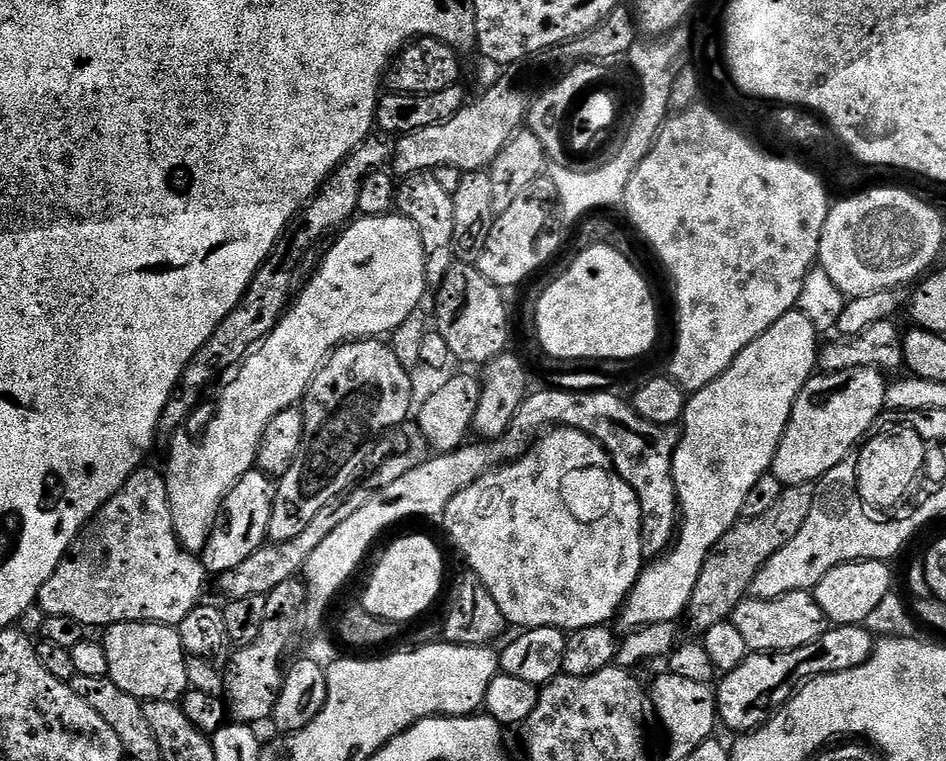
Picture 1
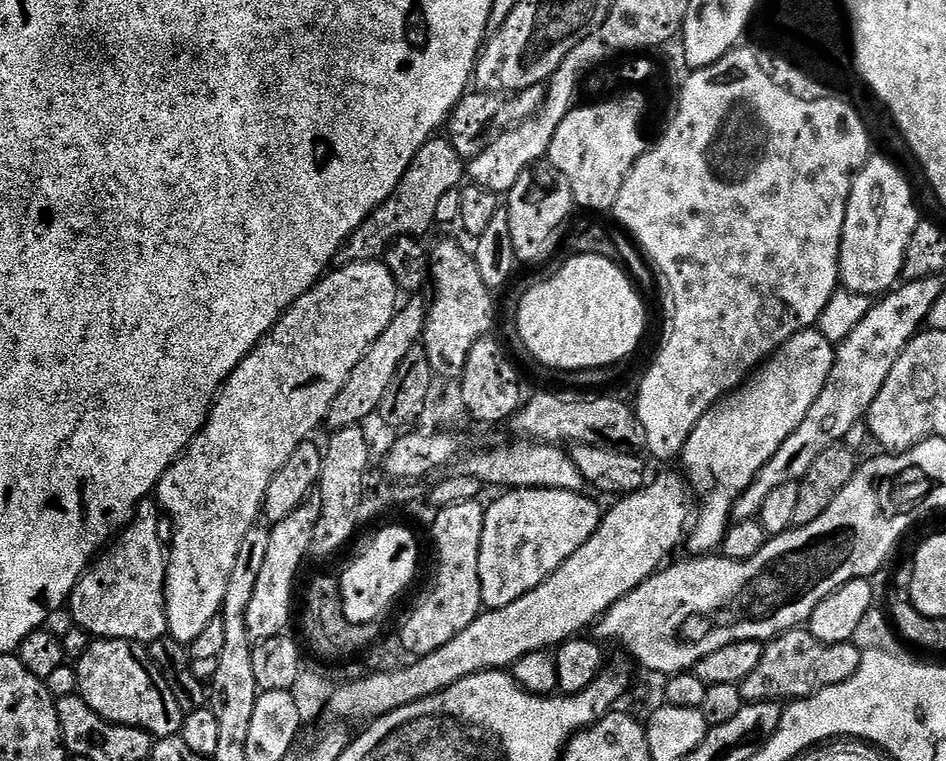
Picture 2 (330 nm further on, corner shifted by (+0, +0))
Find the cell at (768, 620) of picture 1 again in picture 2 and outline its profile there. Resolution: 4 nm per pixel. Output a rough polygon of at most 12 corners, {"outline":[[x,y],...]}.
{"outline":[[807,627],[764,644],[744,702],[803,700],[854,678],[860,648]]}

